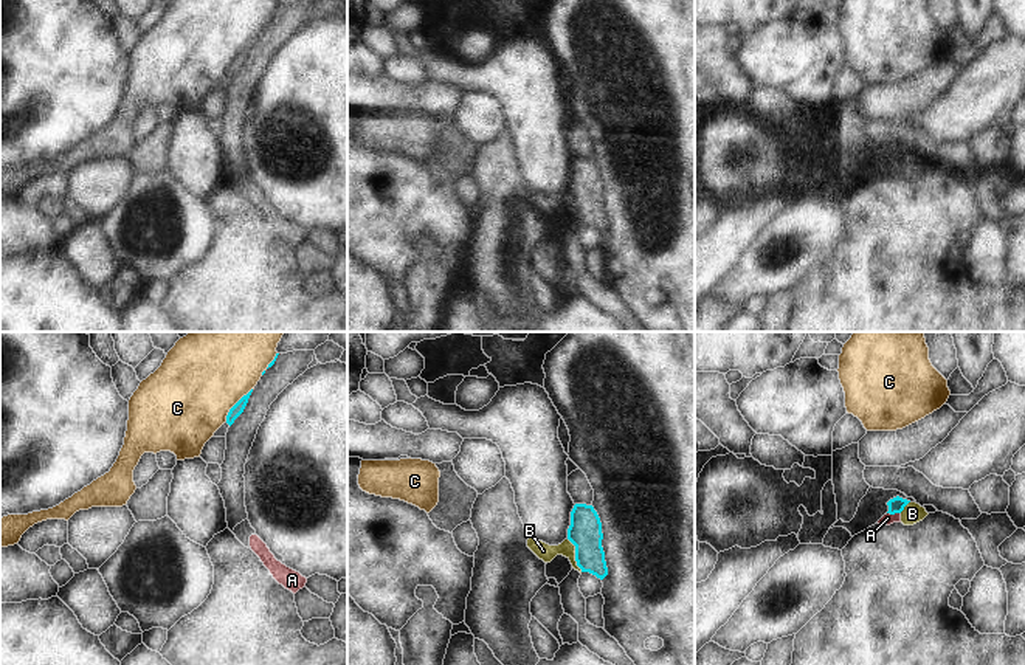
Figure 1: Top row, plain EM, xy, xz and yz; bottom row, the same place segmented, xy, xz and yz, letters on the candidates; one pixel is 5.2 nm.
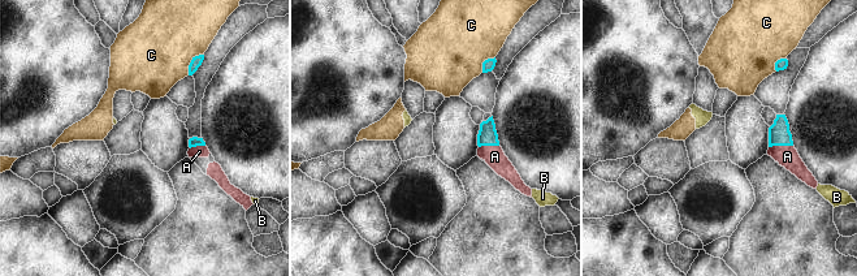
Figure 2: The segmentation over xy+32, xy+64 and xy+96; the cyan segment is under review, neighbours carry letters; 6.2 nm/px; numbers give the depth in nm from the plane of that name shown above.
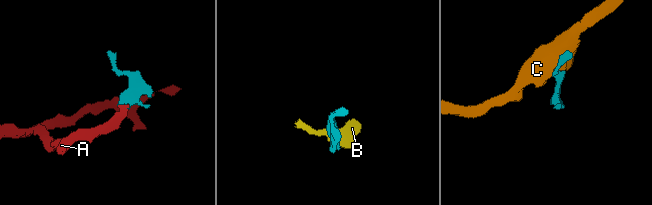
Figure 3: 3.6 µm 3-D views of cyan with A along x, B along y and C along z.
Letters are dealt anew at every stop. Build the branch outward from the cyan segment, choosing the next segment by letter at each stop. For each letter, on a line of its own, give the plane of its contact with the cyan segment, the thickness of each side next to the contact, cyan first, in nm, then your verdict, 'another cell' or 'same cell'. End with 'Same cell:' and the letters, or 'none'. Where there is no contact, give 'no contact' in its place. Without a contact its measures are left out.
A: meets cyan in yz; 80 nm thick on the cyan side, 50 nm on the other; same cell
B: meets cyan in xz; 180 nm thick on the cyan side, 90 nm on the other; another cell
C: meets cyan in xy; 60 nm thick on the cyan side, 440 nm on the other; another cell
Same cell: A

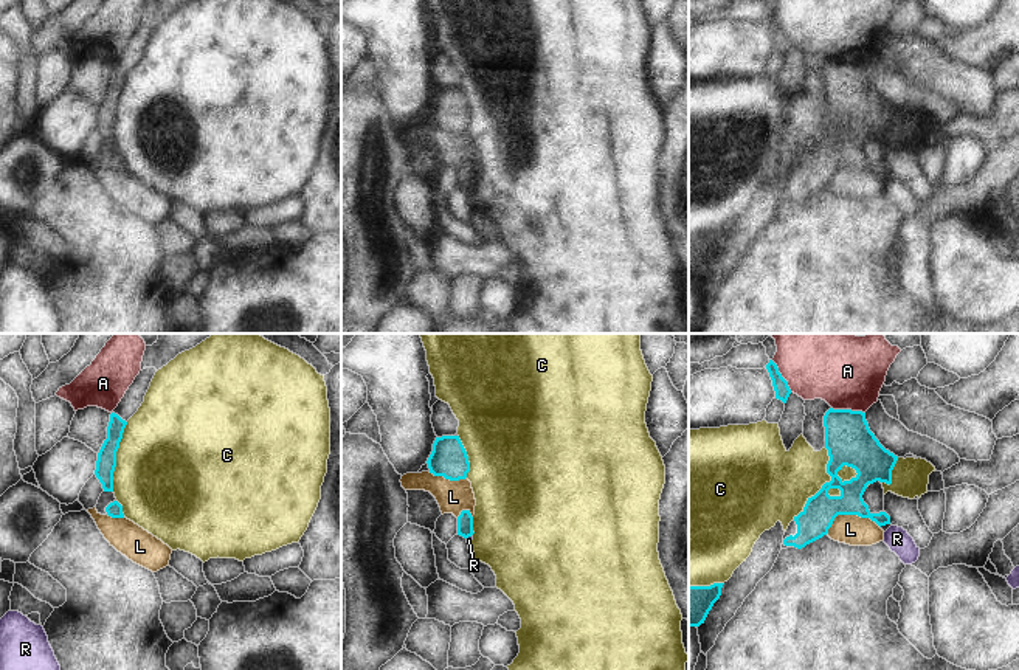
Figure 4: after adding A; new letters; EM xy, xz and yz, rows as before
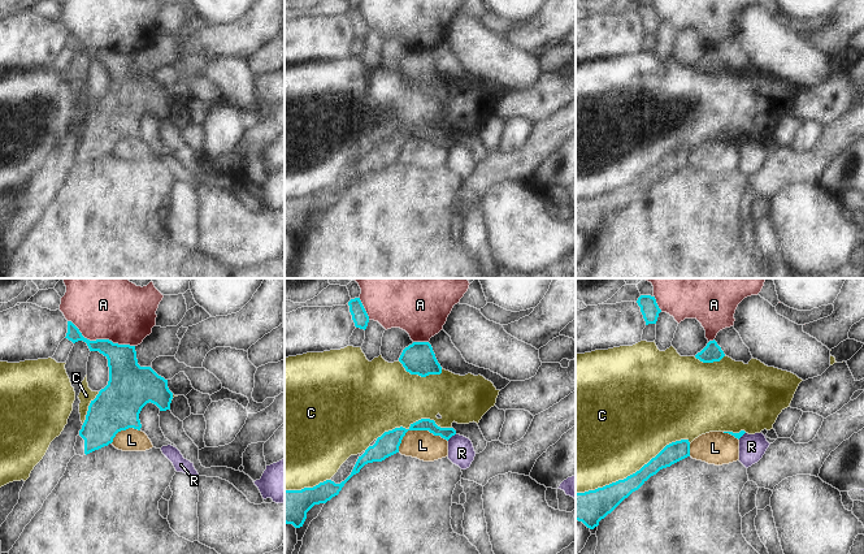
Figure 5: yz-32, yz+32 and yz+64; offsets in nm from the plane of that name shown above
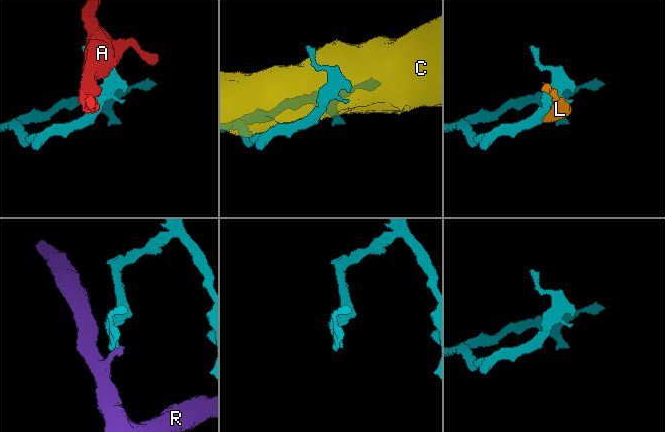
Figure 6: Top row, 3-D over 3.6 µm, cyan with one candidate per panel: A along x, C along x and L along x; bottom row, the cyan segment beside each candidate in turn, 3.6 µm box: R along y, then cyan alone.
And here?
A: meets cyan in yz; 240 nm thick on the cyan side, 320 nm on the other; another cell
C: meets cyan in yz; 240 nm thick on the cyan side, 360 nm on the other; another cell
L: meets cyan in yz; 170 nm thick on the cyan side, 160 nm on the other; another cell
R: meets cyan in xz; 80 nm thick on the cyan side, 30 nm on the other; another cell
Same cell: none

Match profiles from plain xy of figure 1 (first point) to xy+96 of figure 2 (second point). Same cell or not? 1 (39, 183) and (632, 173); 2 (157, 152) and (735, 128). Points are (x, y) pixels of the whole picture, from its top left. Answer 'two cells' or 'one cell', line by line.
1: two cells
2: two cells

